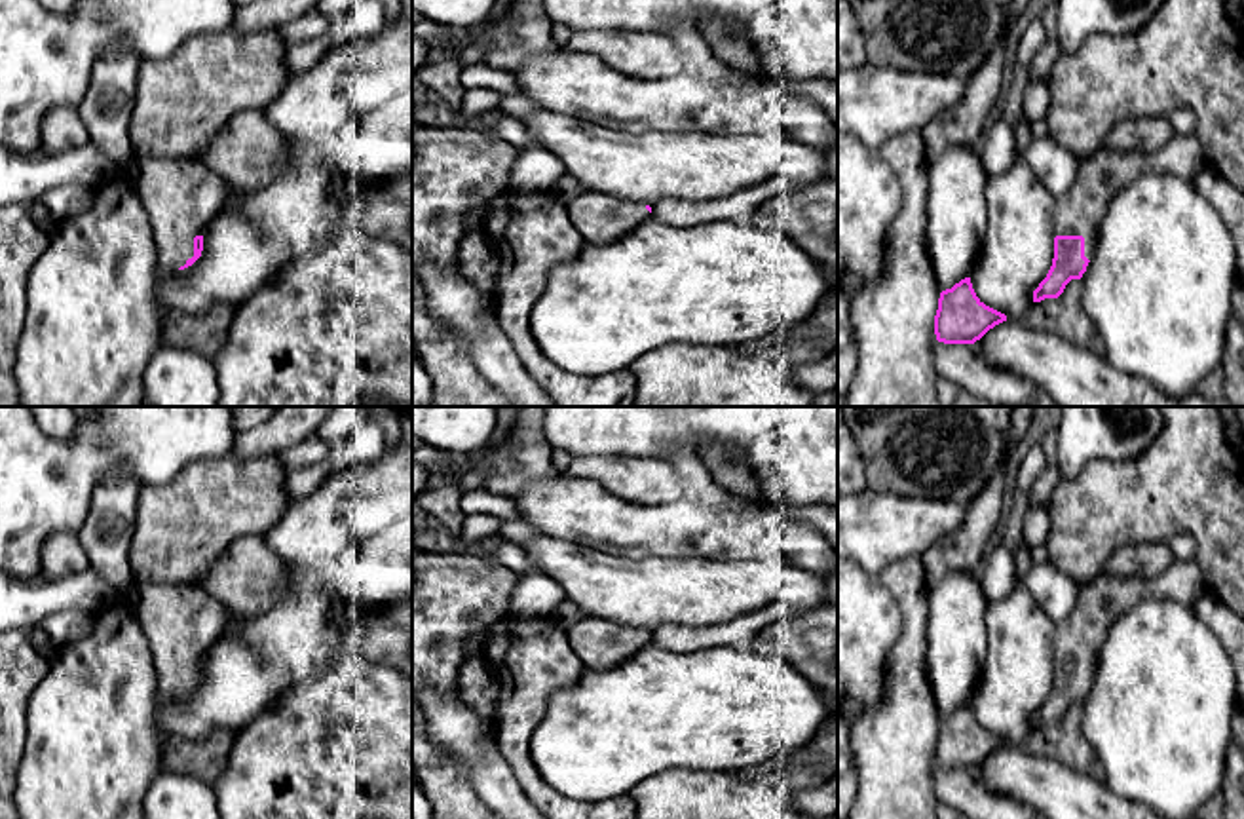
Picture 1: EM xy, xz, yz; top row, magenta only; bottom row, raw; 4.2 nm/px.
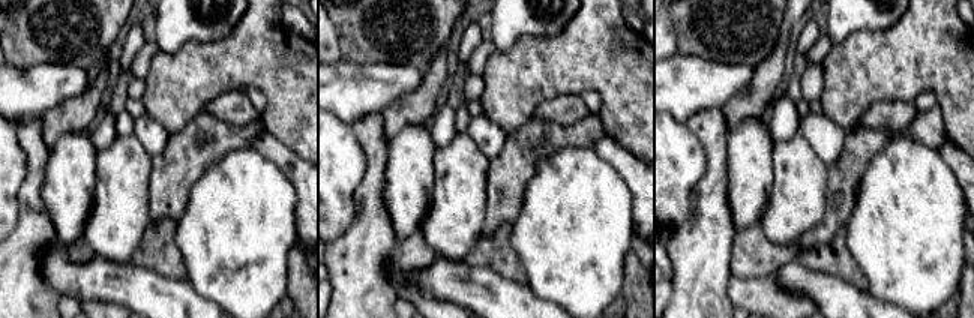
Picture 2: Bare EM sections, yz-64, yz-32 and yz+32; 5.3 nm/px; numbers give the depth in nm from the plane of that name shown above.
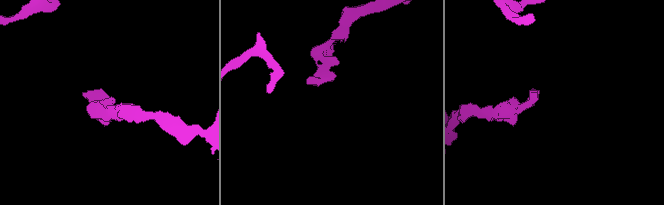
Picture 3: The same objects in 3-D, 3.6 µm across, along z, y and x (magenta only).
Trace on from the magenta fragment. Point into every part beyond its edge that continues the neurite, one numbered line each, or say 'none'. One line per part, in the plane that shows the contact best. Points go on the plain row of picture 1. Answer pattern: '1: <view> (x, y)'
1: yz (1100, 601)

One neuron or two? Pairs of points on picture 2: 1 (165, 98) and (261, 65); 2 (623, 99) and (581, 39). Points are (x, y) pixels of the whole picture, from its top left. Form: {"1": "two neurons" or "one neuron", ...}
{"1": "one neuron", "2": "one neuron"}

